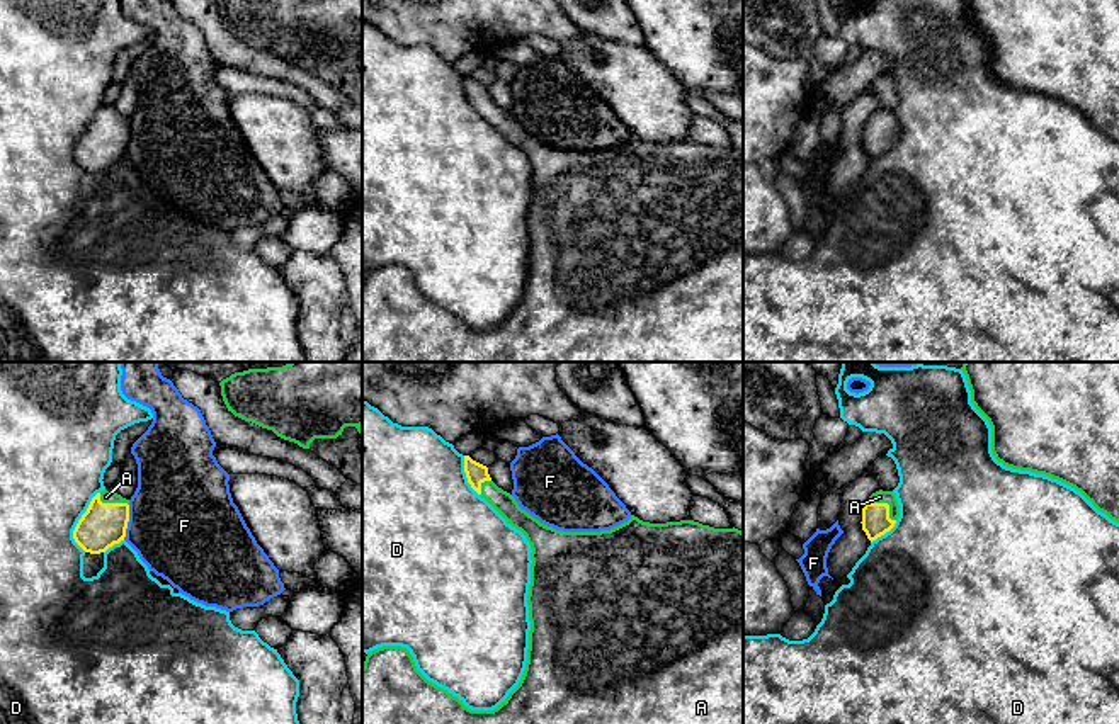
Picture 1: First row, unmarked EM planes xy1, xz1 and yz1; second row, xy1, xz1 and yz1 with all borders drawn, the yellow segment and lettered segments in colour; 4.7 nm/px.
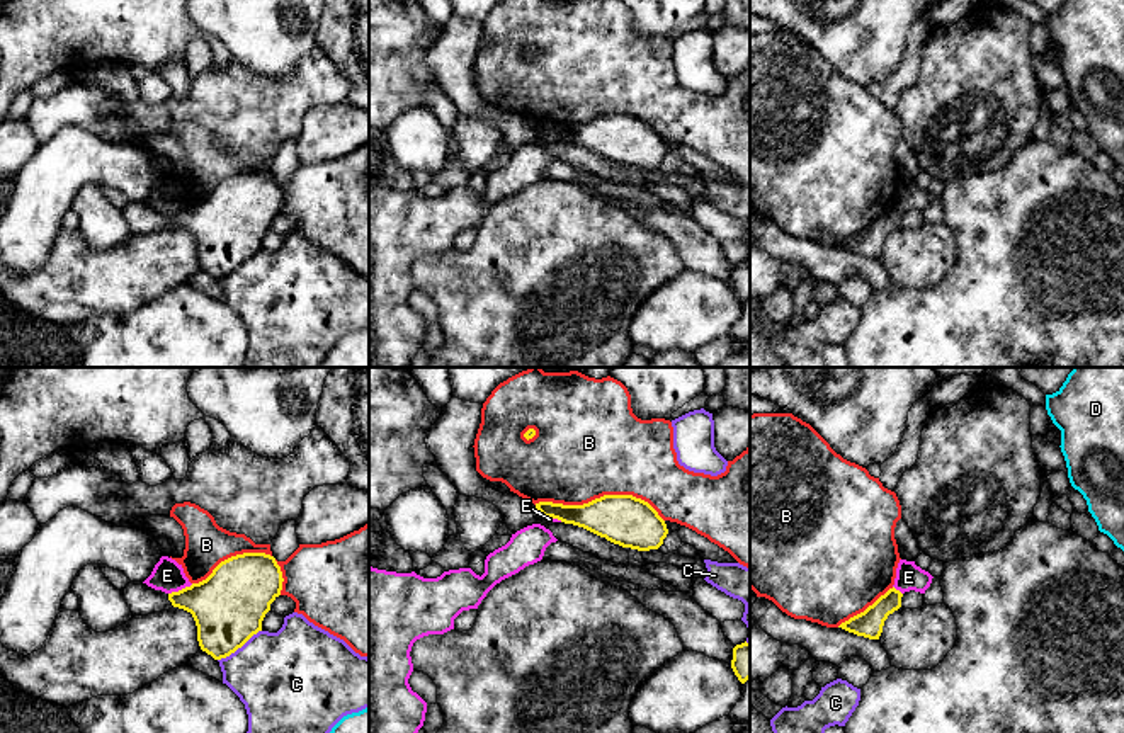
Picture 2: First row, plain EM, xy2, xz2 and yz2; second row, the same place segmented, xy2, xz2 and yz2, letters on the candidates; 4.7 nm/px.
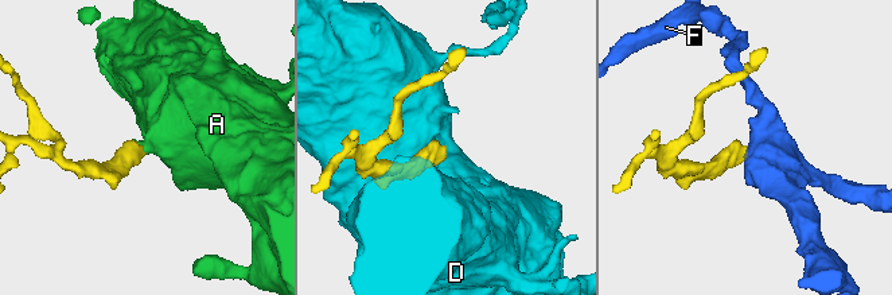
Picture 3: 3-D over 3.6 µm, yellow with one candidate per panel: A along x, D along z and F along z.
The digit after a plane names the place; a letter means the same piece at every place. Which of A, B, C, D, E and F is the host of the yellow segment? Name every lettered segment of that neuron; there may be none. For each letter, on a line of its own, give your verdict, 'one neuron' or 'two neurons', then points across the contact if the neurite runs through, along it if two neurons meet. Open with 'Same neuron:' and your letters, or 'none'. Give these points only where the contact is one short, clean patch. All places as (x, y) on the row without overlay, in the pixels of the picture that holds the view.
Same neuron: A
A: one neuron | across yz1 (876, 141), (886, 123), (880, 116)
B: two neurons
C: two neurons
D: two neurons
E: two neurons | along xy2 (193, 203), (169, 213)
F: two neurons | along xy1 (130, 124), (130, 140), (123, 158)

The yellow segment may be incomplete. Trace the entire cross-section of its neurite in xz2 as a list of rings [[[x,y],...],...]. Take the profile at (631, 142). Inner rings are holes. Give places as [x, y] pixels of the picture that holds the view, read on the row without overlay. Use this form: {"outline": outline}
{"outline": [[[604,114],[583,124],[539,121],[544,136],[583,146],[622,167],[658,168],[668,153],[665,139],[644,119],[633,114]]]}

